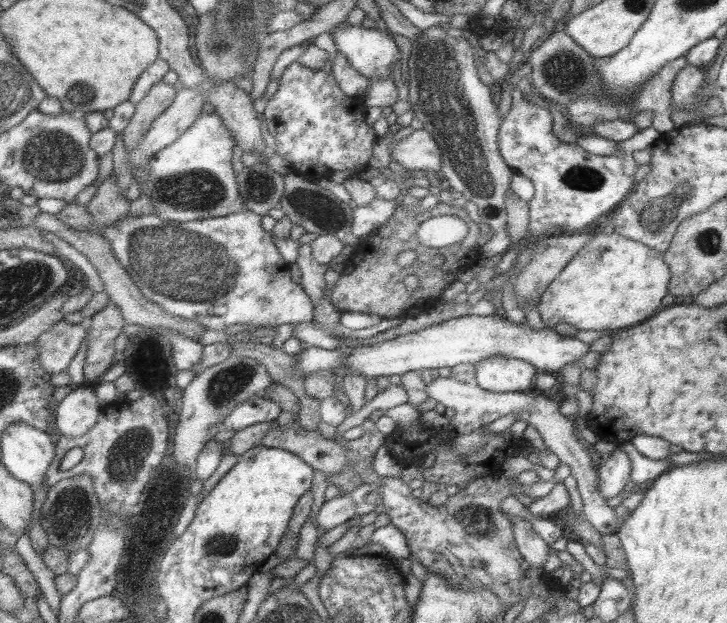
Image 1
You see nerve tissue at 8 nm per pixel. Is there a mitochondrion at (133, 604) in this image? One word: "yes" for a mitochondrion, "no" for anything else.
no

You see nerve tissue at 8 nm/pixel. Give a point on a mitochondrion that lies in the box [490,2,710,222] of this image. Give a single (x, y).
(564, 72)

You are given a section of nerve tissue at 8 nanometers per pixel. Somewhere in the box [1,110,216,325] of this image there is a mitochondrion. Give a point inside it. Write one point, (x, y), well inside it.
(46, 157)

